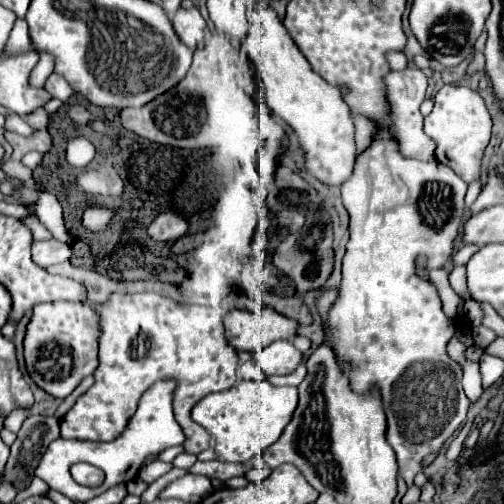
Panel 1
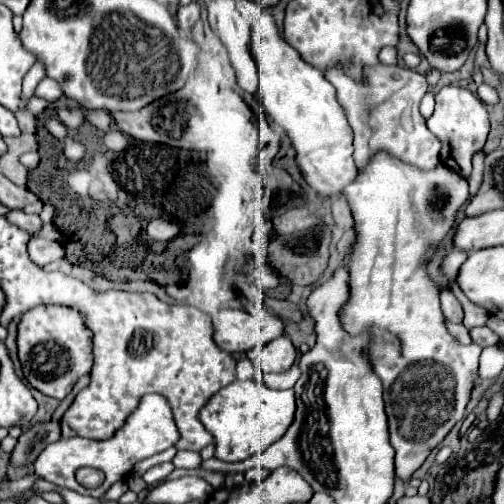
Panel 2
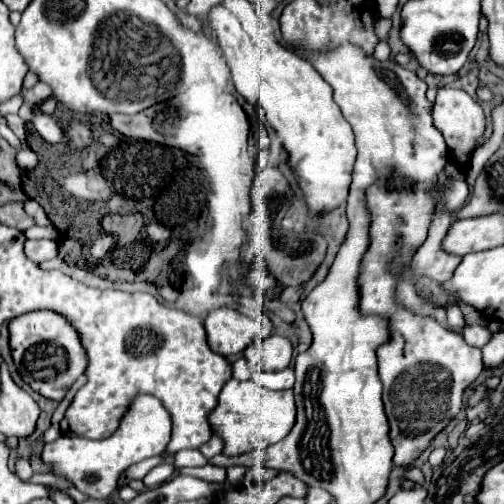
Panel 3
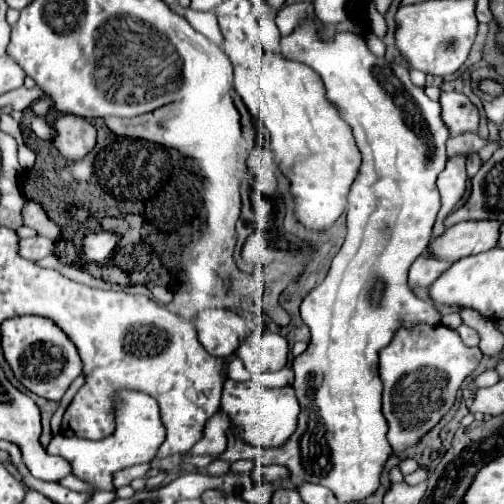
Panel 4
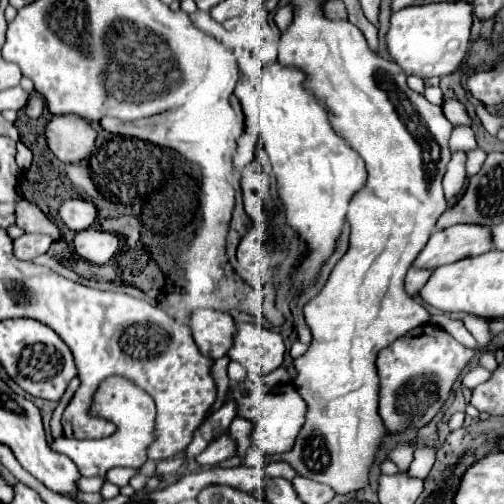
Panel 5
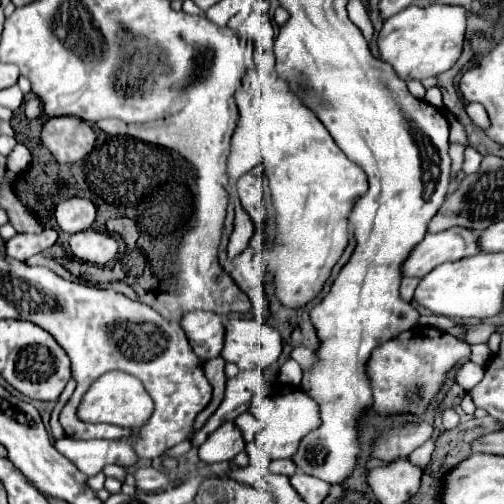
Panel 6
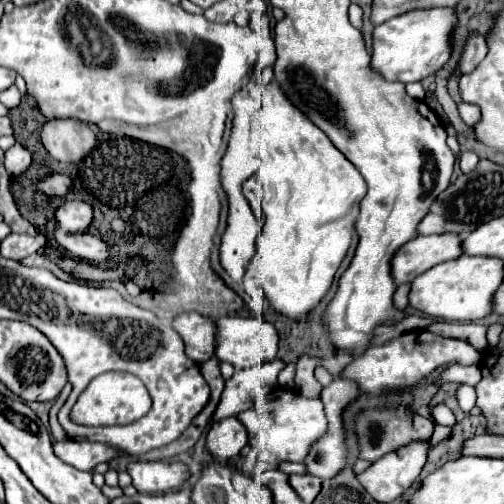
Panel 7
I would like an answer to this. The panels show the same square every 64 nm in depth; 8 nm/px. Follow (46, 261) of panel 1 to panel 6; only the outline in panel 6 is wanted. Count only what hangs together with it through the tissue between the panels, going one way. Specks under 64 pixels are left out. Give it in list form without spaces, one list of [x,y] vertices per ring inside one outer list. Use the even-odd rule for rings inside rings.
[[[44,230],[42,234],[16,234],[6,242],[6,256],[14,260],[26,260],[56,242],[56,230]]]

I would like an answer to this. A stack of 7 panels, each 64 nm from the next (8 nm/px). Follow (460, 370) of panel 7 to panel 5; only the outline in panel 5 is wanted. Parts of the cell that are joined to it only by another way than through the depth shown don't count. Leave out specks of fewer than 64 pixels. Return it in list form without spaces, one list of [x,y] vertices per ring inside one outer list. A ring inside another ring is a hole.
[[[474,366],[474,368],[470,368],[466,374],[464,374],[464,378],[462,378],[462,386],[466,386],[466,388],[476,388],[478,384],[482,384],[482,382],[486,382],[490,378],[490,370],[486,370],[486,368],[480,368],[480,366]]]

